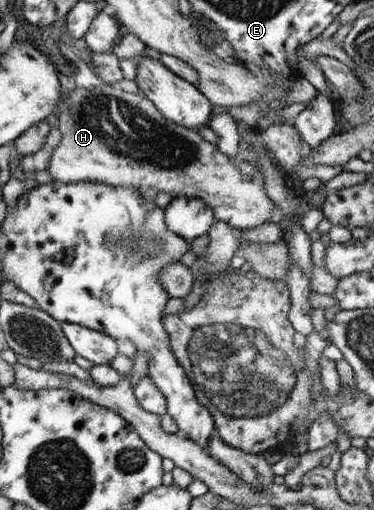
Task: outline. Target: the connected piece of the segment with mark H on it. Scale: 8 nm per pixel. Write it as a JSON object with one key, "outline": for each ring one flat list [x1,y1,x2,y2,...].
{"outline":[[100,84,93,88,74,88,65,90,58,102,54,114,59,144,53,148,47,173,53,180,65,183,93,182,105,183,107,186,133,188,145,192,154,188,156,194,166,193,171,199,177,196,197,198,205,202,215,221,223,221,232,228,252,229,267,223,273,213,273,203,264,194,263,177,252,164,237,159,229,161,213,144,205,142,198,132,183,128,164,119,153,103,140,93,123,92,116,85]]}

